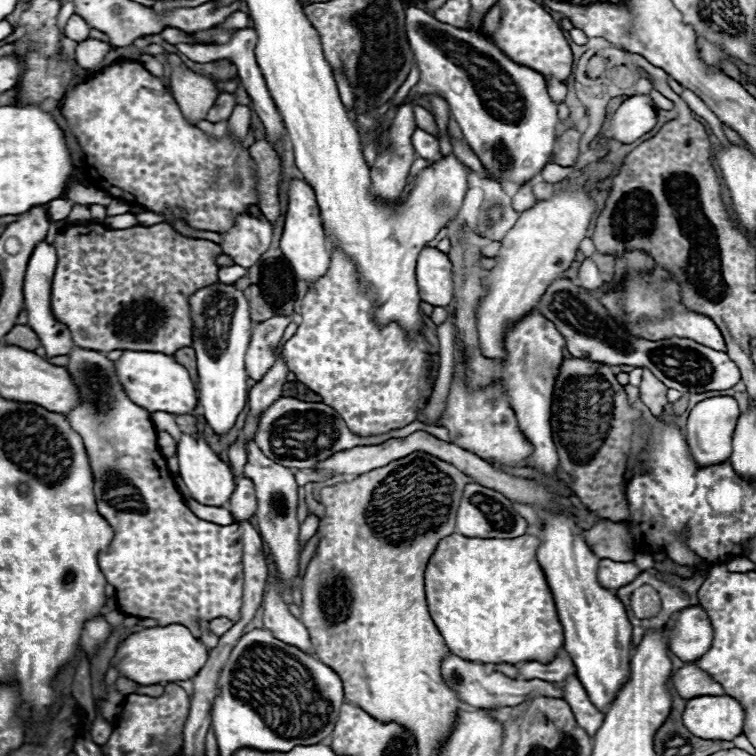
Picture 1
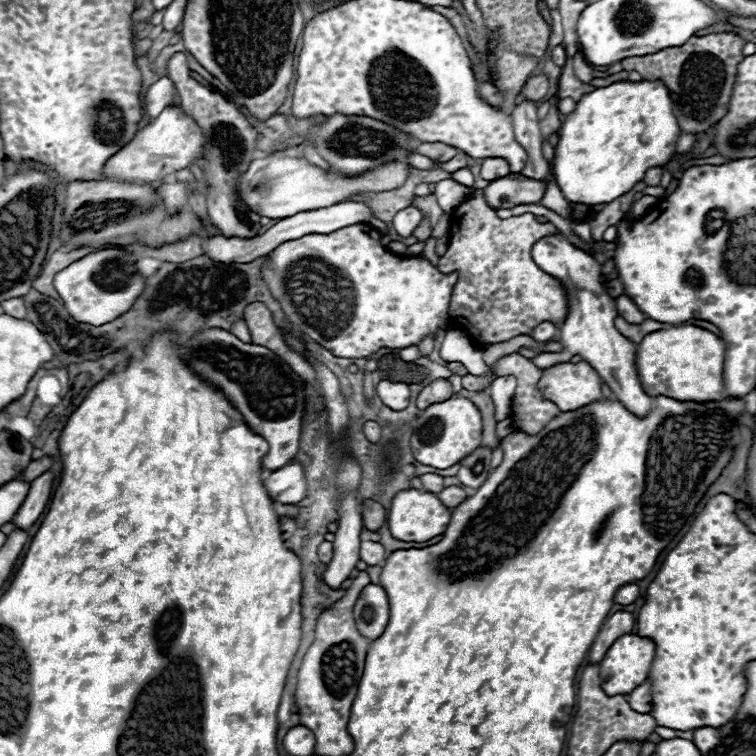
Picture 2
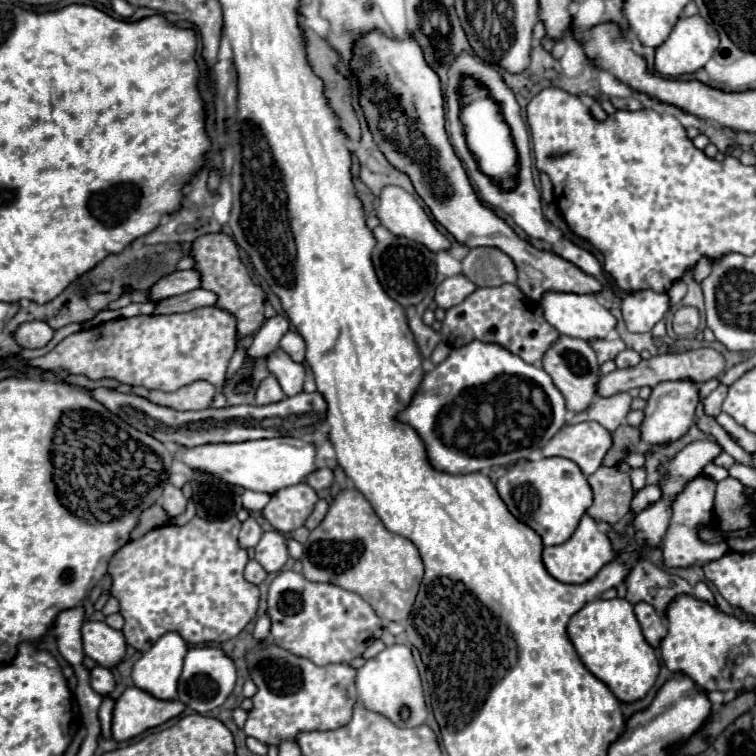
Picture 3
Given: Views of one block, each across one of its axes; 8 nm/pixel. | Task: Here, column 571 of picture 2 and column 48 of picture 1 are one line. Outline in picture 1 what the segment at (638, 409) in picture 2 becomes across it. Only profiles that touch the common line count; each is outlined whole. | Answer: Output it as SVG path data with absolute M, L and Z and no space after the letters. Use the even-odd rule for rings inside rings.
M42 240L34 248L34 252L30 256L30 262L28 262L28 268L26 268L26 276L24 276L24 304L26 304L26 310L28 310L28 326L36 328L36 334L40 336L40 342L46 348L46 356L50 356L50 358L64 356L64 354L68 354L74 348L70 330L64 324L56 322L56 318L52 316L52 310L50 310L50 284L52 284L54 268L56 268L56 250L54 250L52 244Z

